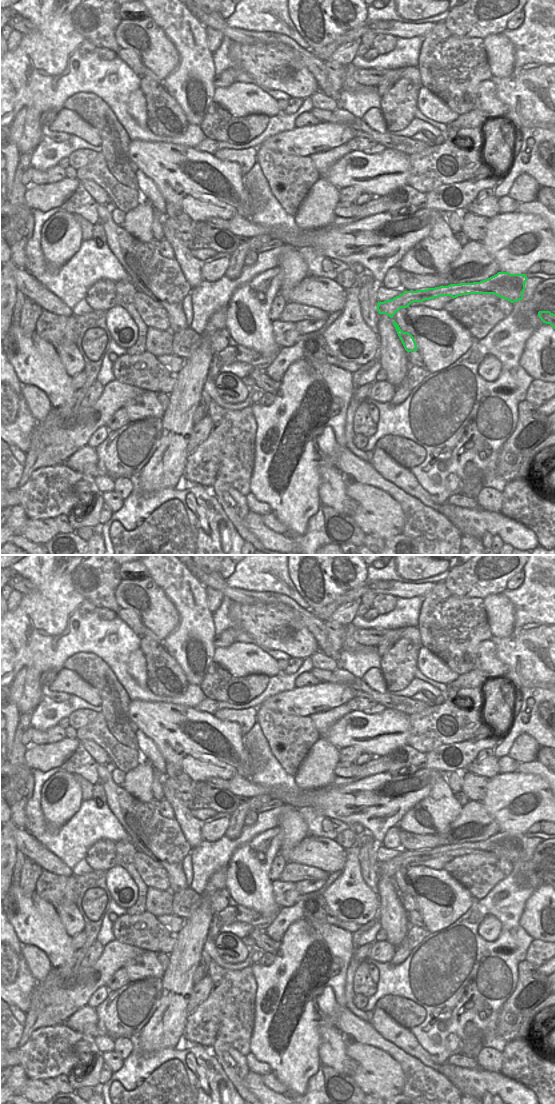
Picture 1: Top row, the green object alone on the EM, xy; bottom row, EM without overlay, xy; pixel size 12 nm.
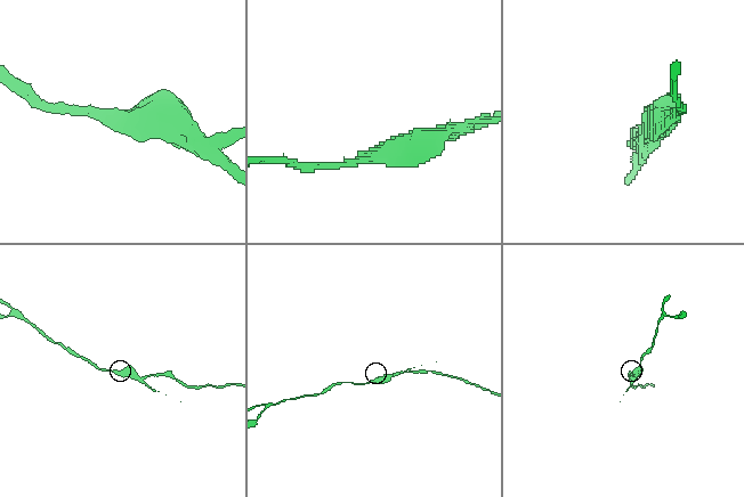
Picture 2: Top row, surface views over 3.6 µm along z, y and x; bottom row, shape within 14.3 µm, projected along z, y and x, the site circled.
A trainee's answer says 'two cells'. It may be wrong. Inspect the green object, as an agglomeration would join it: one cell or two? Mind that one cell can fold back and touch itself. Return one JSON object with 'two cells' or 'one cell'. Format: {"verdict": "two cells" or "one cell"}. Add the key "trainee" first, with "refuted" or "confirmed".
{"trainee": "confirmed", "verdict": "two cells"}

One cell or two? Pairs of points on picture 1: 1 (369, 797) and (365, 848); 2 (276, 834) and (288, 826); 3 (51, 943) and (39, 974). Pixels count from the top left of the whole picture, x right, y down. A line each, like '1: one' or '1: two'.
1: two
2: two
3: two

